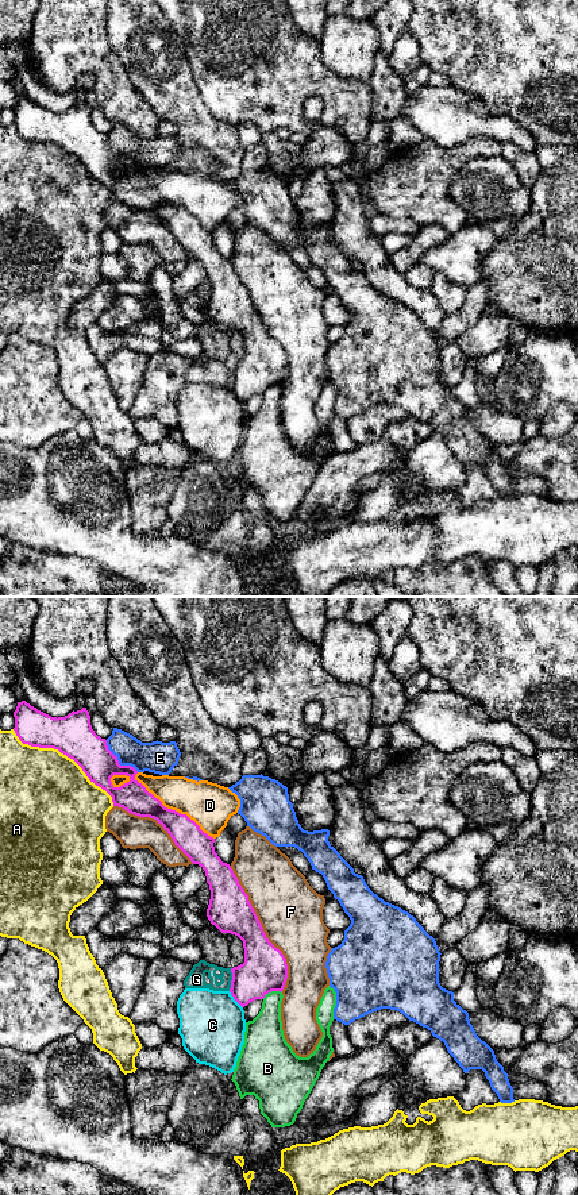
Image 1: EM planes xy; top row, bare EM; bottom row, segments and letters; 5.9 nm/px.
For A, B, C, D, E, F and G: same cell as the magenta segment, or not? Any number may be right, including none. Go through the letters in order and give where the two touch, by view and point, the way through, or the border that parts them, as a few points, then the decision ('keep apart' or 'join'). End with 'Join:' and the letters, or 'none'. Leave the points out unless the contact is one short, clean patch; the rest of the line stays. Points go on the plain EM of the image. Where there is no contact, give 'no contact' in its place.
A: contact xy (66, 150); keep apart
B: contact xy (272, 385); border xy (281, 386), (269, 386), (262, 393); keep apart
C: contact xy (234, 393); border xy (228, 386), (242, 403); keep apart
D: contact xy (173, 205); keep apart
E: contact xy (118, 157); keep apart
F: contact xy (262, 324); keep apart
G: contact xy (232, 374); border xy (231, 363), (231, 382), (228, 385); keep apart
Join: none

